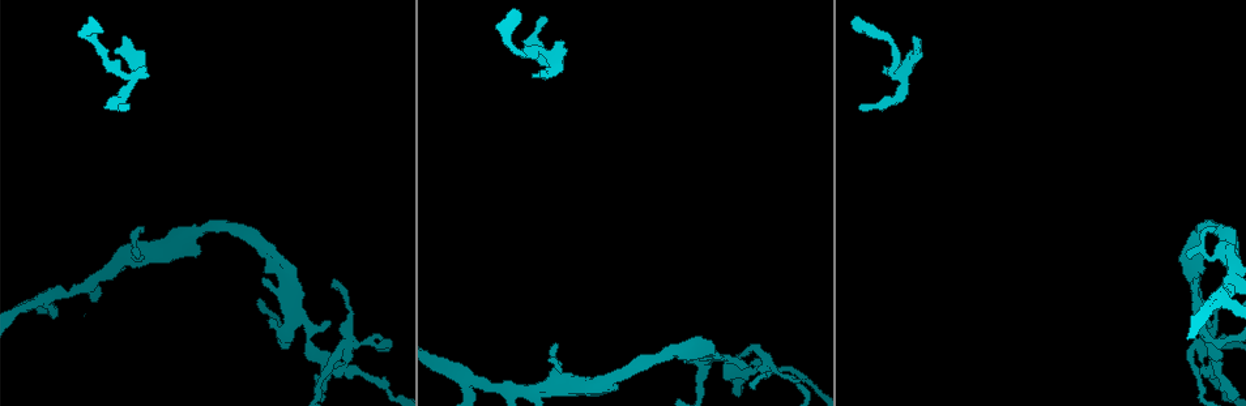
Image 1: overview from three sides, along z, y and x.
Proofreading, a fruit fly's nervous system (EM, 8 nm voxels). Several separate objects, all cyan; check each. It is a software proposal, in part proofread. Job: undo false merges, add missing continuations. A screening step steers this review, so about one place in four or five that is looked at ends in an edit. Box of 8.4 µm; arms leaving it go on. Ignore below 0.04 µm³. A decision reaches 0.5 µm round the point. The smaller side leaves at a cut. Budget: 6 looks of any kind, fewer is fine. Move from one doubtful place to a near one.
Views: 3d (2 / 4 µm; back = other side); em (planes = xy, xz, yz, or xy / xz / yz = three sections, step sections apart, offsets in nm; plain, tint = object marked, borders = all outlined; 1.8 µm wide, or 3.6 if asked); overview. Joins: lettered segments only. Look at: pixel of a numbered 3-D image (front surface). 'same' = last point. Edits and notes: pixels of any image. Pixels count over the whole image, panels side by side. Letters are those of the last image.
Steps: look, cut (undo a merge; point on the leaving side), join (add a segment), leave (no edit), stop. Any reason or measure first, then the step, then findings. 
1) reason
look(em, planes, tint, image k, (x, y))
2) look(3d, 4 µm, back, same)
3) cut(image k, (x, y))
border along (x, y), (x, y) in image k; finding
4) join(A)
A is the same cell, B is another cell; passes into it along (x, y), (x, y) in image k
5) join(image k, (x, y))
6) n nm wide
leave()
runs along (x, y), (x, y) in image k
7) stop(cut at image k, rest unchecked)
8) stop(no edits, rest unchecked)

free end
look(3d, 4 µm, image 1, (271, 289))

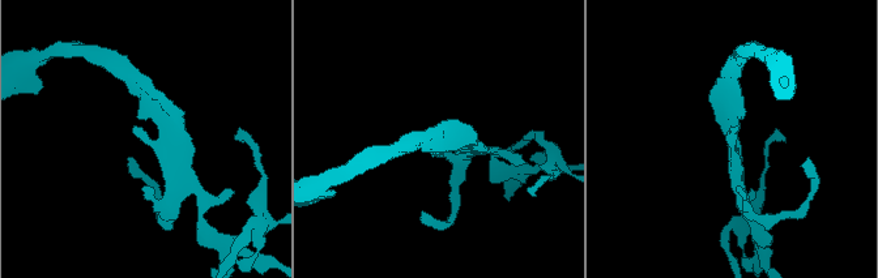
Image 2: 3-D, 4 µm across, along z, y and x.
arms of 190, 220 nm; shape alone is not enough
look(em, planes, borders, image 2, (143, 141))

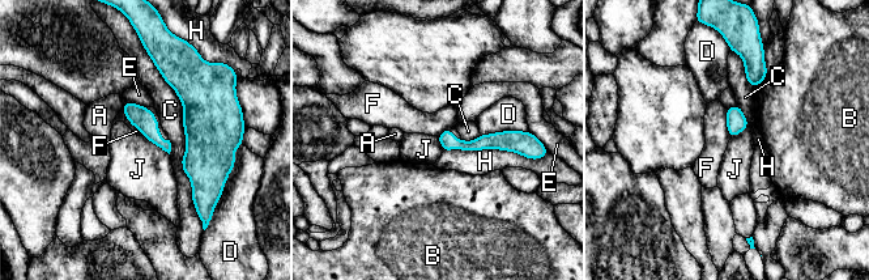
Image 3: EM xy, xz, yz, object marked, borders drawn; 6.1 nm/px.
leave()
A, B, C, D, E, F, H and J are other cells; border along (143, 135), (169, 155) in image 3; no lettered segment goes on from it

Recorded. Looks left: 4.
look(3d, 2 µm, image 1, (52, 297))

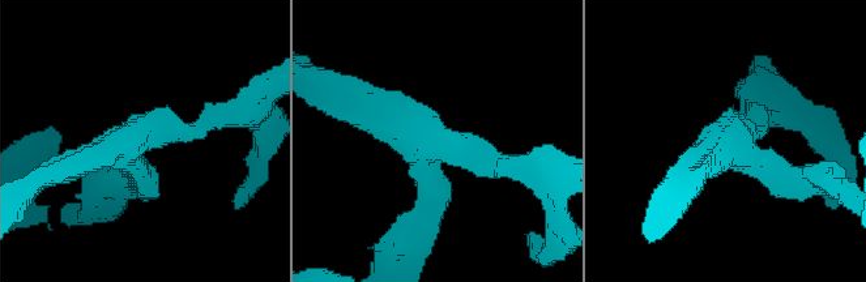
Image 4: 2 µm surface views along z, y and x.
need the tissue
look(em, planes, borders, image 4, (431, 142))

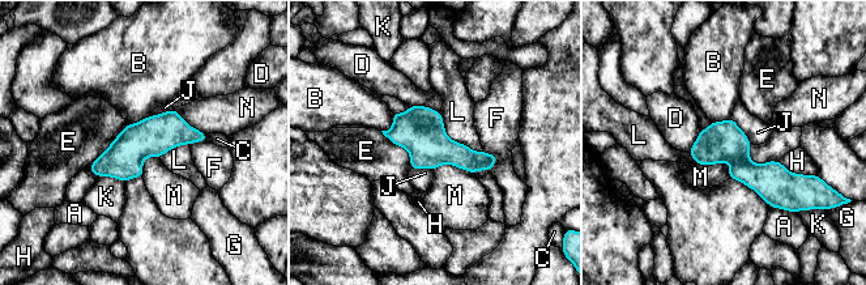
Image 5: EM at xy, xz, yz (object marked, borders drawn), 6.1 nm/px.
leave()
A, B, C, D, E, F, G, H, J, K, L, M and N are other cells; runs along (204, 137), (145, 137), (93, 167) in image 5; continuous, no second cell

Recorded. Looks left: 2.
look(em, yz, step 16, borders, image 1, (544, 19))

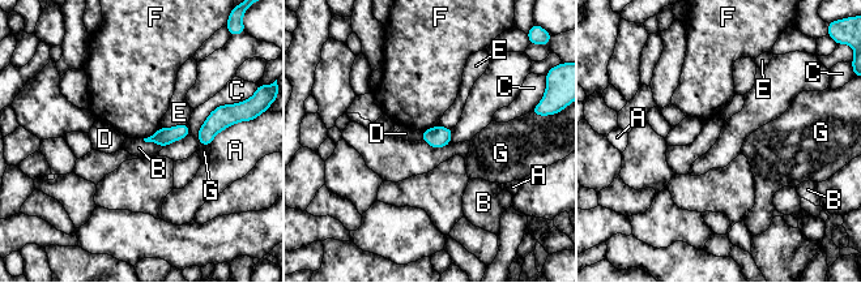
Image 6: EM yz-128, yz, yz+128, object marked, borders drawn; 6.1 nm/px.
leave()
A, B, C, D, E, F and G are other cells; border along (220, 104), (199, 129), (199, 144) in image 6; none of them fits

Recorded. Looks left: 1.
stop(no edits, rest unchecked)

